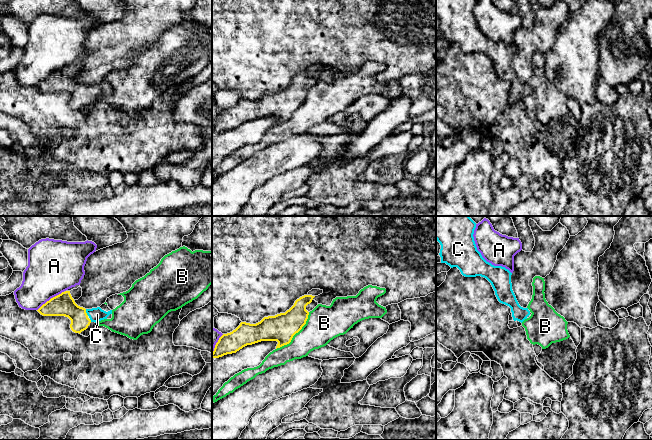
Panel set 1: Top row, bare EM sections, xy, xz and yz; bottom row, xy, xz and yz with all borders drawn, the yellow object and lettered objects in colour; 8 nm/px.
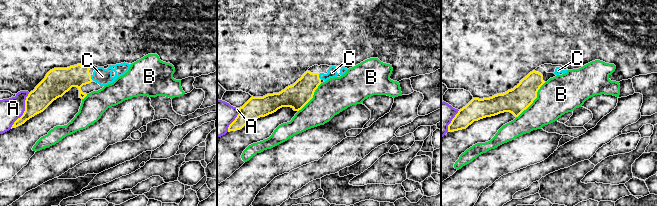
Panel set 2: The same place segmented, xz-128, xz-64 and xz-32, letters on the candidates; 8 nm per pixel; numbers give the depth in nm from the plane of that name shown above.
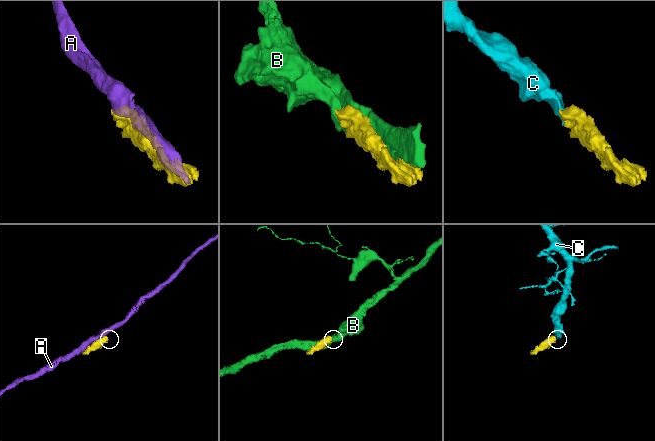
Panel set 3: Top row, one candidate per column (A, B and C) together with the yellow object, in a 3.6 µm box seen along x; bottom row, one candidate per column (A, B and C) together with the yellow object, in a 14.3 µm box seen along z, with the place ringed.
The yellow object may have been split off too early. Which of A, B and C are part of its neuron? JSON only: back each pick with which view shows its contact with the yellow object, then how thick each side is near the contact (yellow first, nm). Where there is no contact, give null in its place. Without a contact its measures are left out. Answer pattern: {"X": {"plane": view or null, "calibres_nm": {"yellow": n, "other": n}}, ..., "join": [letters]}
{"C": {"plane": "xy", "calibres_nm": {"yellow": 180, "other": 110}}, "join": ["C"]}

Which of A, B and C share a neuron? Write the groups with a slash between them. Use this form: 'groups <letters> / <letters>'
groups A / B / C

